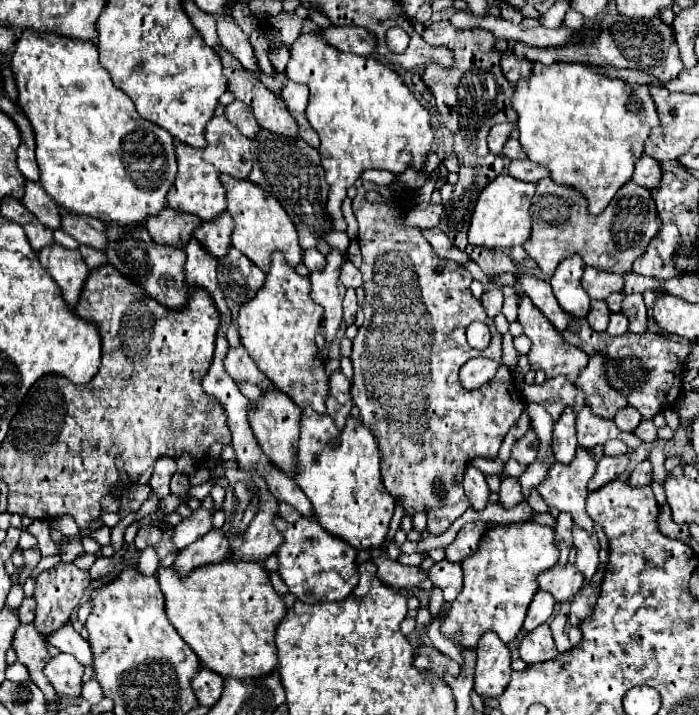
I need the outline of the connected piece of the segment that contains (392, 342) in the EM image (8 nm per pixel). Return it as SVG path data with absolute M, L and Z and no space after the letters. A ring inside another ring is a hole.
M362 182L362 186L358 188L358 194L356 198L352 200L352 210L354 210L354 216L358 220L358 244L360 244L360 250L362 250L362 266L360 266L360 272L364 276L364 290L366 290L366 300L362 304L362 310L364 310L364 326L358 328L358 336L352 340L354 342L354 348L352 348L352 366L354 366L354 380L352 380L352 398L354 398L354 404L360 408L360 418L362 418L362 424L374 434L376 442L378 442L378 448L380 448L380 460L382 460L382 480L384 480L384 486L386 490L394 496L394 498L402 498L404 502L404 510L408 514L416 514L418 510L428 510L428 530L432 534L442 534L456 518L460 518L466 508L470 506L460 482L462 482L462 474L466 470L466 464L472 460L472 458L496 458L498 450L500 450L500 444L504 440L504 436L508 434L508 430L516 424L516 420L520 418L520 414L524 412L526 408L526 402L522 398L522 394L518 390L512 388L512 374L508 370L508 366L504 366L500 362L496 374L492 380L488 380L484 386L476 388L476 390L466 390L462 384L460 384L460 378L458 378L458 372L460 368L466 364L466 360L470 358L490 358L490 360L502 360L502 336L500 332L496 330L494 322L486 316L480 300L476 300L472 294L470 294L470 284L472 284L472 274L464 268L464 266L456 266L456 262L446 262L442 268L438 266L440 264L440 258L436 258L436 252L432 250L432 246L428 246L428 240L422 236L422 230L418 226L406 226L404 224L404 218L406 214L412 210L414 206L414 200L412 198L402 198L398 204L390 206L386 202L366 202L364 200L364 194L368 190L376 190L382 194L384 200L394 200L394 190L390 186L380 186L380 184L374 184L374 182ZM472 322L484 322L490 332L492 332L492 340L488 344L486 350L474 350L468 346L466 342L466 328L472 324ZM436 478L442 478L442 484L444 484L444 496L436 494L434 490L434 482Z

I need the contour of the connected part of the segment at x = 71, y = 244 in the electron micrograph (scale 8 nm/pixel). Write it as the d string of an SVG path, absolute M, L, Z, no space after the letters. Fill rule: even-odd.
M60 228L60 230L54 230L54 240L56 240L58 244L62 244L64 248L78 248L78 242L76 242L68 232L64 232L62 228Z

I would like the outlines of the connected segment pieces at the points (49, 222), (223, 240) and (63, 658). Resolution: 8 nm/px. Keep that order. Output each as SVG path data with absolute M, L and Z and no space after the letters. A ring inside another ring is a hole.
M26 182L26 192L22 198L24 206L38 216L38 220L48 226L48 228L58 228L60 226L60 214L56 208L56 202L44 194L44 188L38 182Z
M228 212L220 214L220 218L216 218L216 222L202 222L200 226L196 226L196 240L206 246L208 252L212 252L216 258L224 256L228 246L230 246L230 234L232 234L234 222L232 216Z
M60 652L58 656L50 658L50 662L44 666L44 674L62 698L80 694L84 666L72 654Z

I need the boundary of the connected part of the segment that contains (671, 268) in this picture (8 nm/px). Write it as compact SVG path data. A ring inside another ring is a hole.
M664 224L660 234L648 244L646 252L634 262L632 270L642 276L654 278L672 278L680 272L676 270L672 256L680 244L680 234L674 224Z

